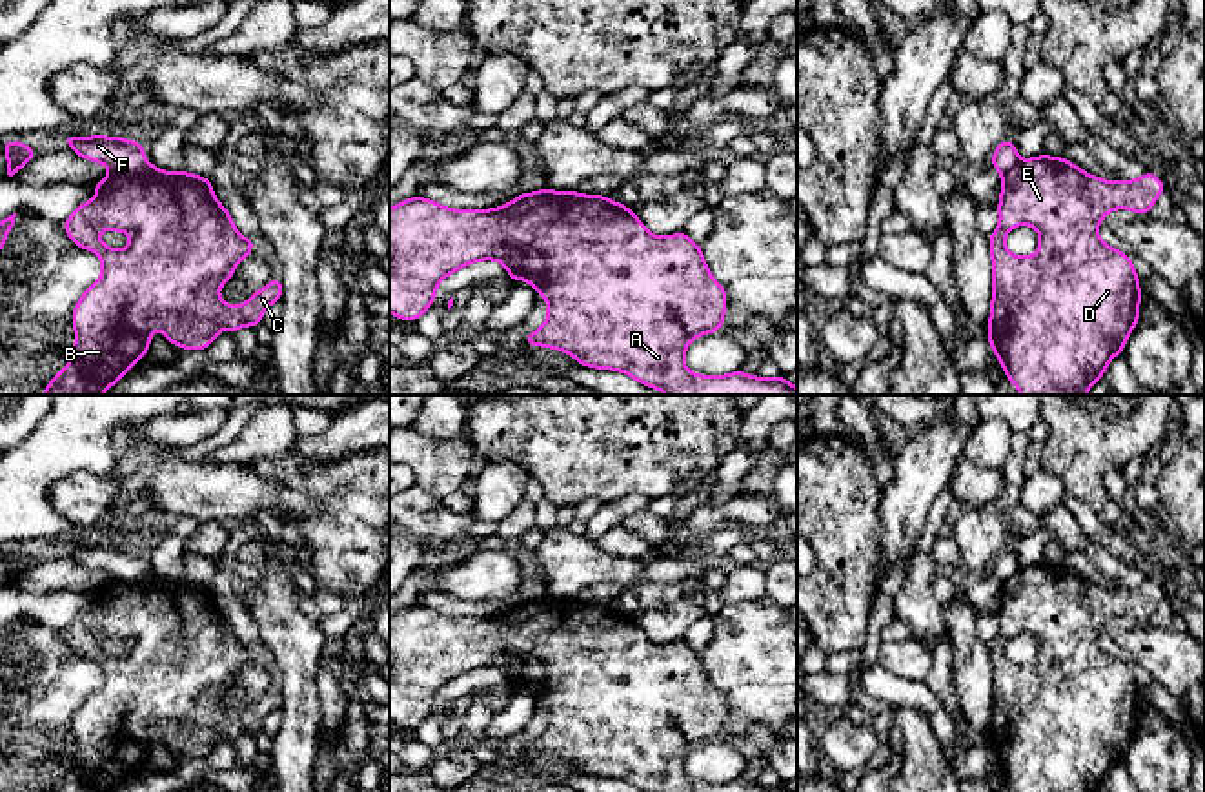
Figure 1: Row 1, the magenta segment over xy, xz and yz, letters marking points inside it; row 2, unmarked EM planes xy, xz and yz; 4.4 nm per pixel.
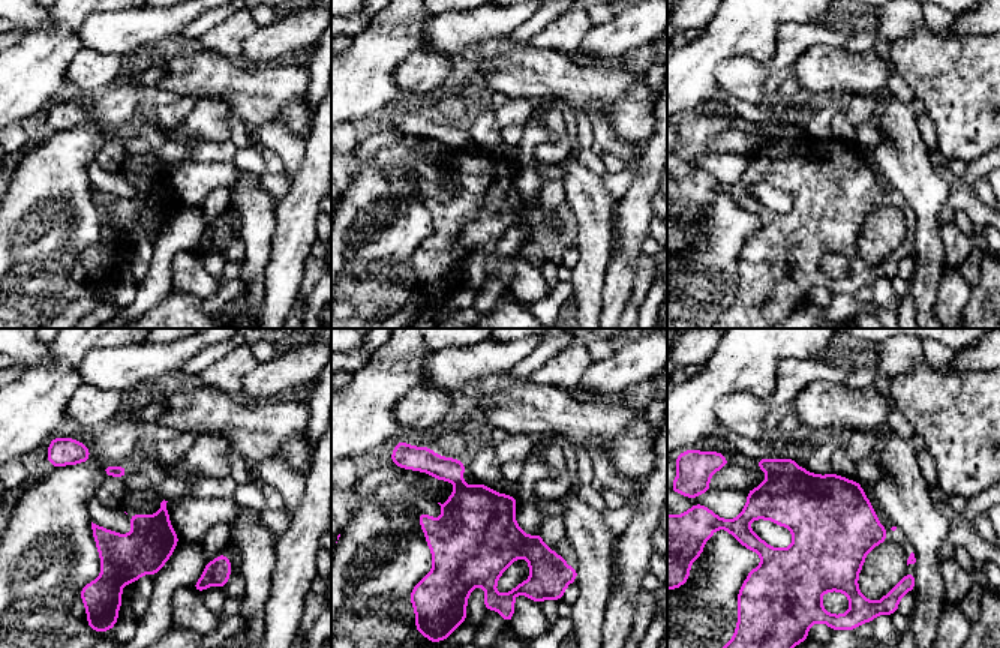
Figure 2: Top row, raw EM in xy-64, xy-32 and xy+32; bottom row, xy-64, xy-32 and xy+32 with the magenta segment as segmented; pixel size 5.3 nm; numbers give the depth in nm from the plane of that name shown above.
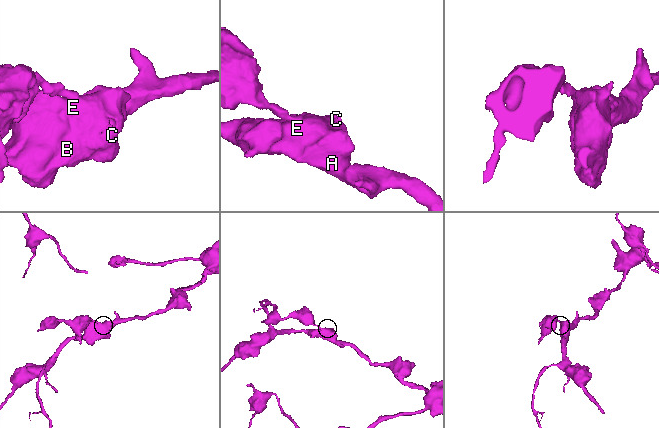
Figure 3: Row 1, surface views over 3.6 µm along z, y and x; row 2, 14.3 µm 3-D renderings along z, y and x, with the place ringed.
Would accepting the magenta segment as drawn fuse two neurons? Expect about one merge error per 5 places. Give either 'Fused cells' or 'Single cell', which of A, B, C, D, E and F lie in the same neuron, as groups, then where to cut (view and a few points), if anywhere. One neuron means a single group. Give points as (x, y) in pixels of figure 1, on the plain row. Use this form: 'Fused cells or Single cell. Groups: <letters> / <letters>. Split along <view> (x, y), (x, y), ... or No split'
Fused cells. Groups: A B C D E / F. Split along xy (144, 567), (133, 579), (111, 581)

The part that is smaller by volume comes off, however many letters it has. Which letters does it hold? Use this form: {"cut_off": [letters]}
{"cut_off": ["F"]}

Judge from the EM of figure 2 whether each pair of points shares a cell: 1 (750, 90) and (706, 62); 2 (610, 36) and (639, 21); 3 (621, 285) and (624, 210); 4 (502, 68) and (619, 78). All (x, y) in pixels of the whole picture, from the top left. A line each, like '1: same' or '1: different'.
1: different
2: same
3: same
4: same

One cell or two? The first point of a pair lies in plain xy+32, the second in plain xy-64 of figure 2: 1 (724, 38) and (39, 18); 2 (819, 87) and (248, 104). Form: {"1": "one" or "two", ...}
{"1": "two", "2": "one"}

